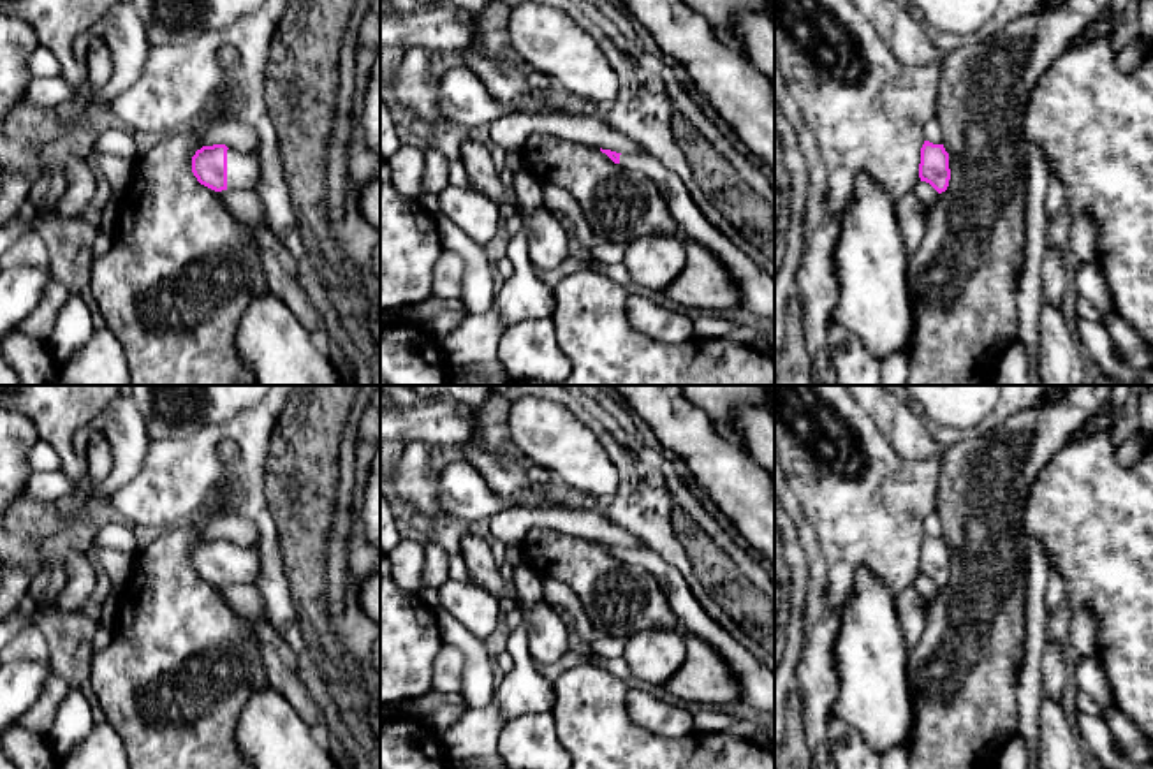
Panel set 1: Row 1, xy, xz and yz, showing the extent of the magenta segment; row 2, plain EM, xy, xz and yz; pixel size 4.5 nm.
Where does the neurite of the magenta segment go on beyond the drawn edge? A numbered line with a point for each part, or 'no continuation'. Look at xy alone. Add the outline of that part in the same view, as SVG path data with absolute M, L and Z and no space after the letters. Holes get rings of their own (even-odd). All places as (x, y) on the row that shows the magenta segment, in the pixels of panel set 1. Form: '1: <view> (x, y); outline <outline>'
1: xy (242, 169); outline M227 150L227 188L253 190L259 179L259 158L255 155Z

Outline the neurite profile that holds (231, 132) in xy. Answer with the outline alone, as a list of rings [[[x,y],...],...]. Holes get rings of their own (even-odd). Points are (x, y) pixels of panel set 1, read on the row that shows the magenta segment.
[[[234,118],[213,120],[199,130],[199,139],[204,146],[225,144],[227,148],[255,155],[261,137],[246,125]]]

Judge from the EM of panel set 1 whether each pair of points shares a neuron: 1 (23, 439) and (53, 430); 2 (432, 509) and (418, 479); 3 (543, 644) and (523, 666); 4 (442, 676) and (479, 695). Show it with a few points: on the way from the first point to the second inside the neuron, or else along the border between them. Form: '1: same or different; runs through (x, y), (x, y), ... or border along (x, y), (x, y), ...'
1: different; border along (18, 410), (30, 421), (39, 439)
2: same; runs through (426, 502), (418, 486)
3: different; border along (523, 622), (528, 655), (534, 662)
4: different; border along (449, 644), (463, 657), (463, 683), (458, 690)

